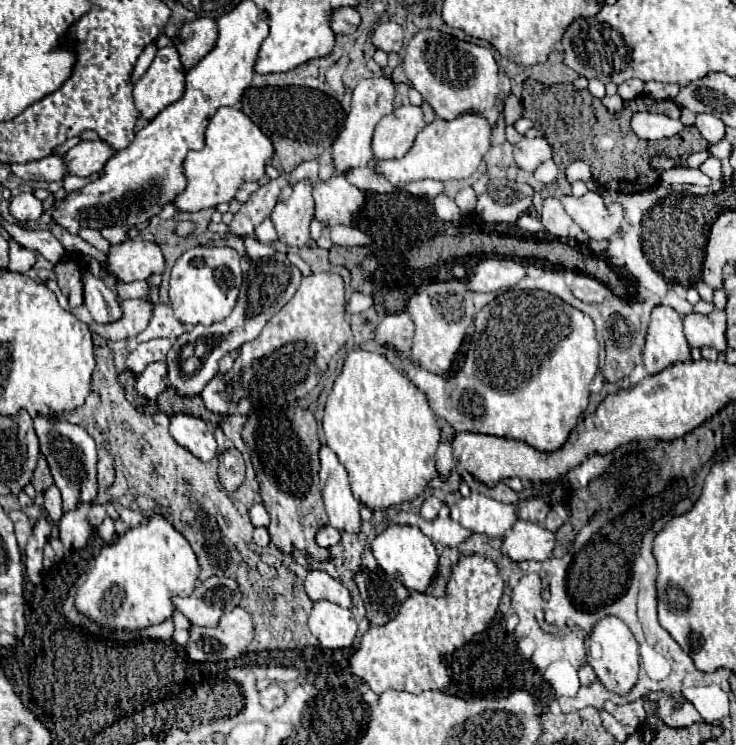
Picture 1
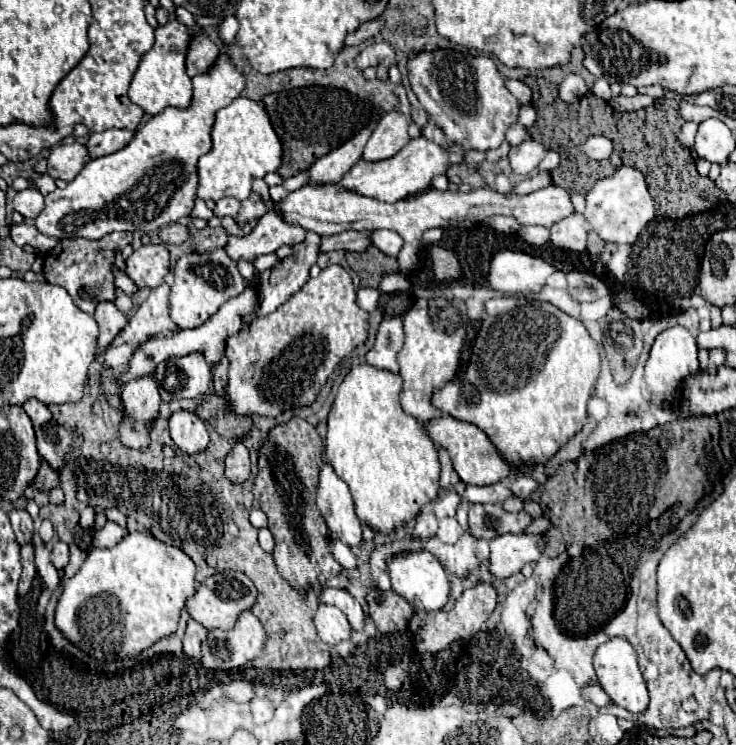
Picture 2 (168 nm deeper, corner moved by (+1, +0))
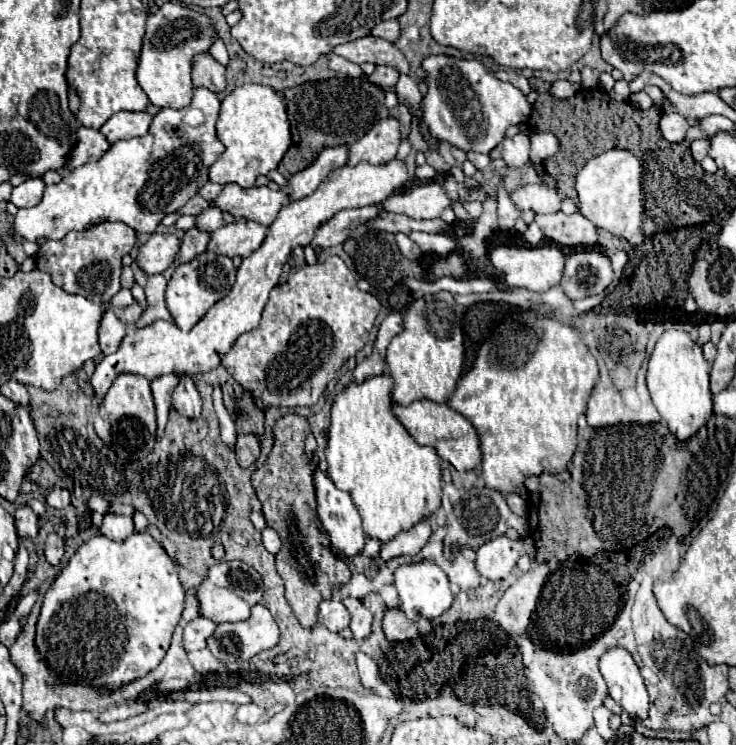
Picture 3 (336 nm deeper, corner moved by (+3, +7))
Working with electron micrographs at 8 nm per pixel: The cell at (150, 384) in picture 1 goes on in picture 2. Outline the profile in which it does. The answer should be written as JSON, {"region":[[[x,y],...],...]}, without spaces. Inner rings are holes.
{"region":[[[136,378],[130,380],[122,386],[120,400],[124,406],[122,412],[122,422],[118,424],[118,440],[134,450],[144,450],[150,446],[150,428],[152,422],[158,418],[158,408],[160,408],[160,394],[156,388],[154,378]]]}

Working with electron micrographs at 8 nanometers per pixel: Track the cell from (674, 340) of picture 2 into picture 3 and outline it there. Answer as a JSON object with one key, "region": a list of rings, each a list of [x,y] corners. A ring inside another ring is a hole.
{"region":[[[668,329],[656,341],[648,361],[646,383],[652,403],[656,405],[662,419],[666,419],[674,437],[680,441],[692,437],[712,415],[712,393],[708,387],[708,371],[710,365],[706,363],[700,345],[692,341],[686,331]]]}

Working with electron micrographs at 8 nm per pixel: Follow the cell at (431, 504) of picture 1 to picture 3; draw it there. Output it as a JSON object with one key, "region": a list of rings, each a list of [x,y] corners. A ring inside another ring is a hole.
{"region":[[[422,519],[420,523],[416,523],[416,527],[398,533],[390,543],[386,543],[380,549],[378,563],[384,565],[388,559],[398,557],[398,555],[416,555],[428,543],[430,533],[432,533],[430,521],[428,519]]]}

